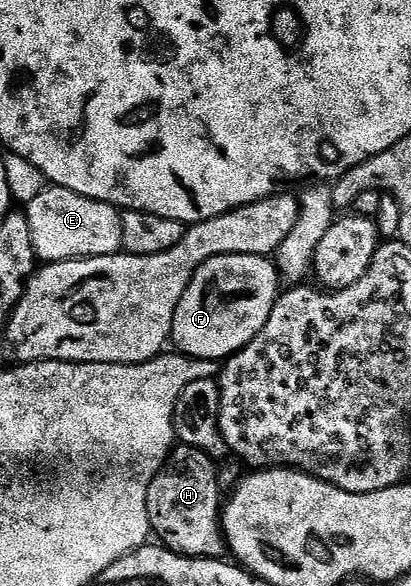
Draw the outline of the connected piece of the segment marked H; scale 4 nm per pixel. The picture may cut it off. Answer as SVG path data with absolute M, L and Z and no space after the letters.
M179 443L157 471L153 483L149 483L145 520L163 548L183 557L212 559L222 558L228 552L227 538L223 536L221 497L219 501L215 468L216 464L205 451Z

